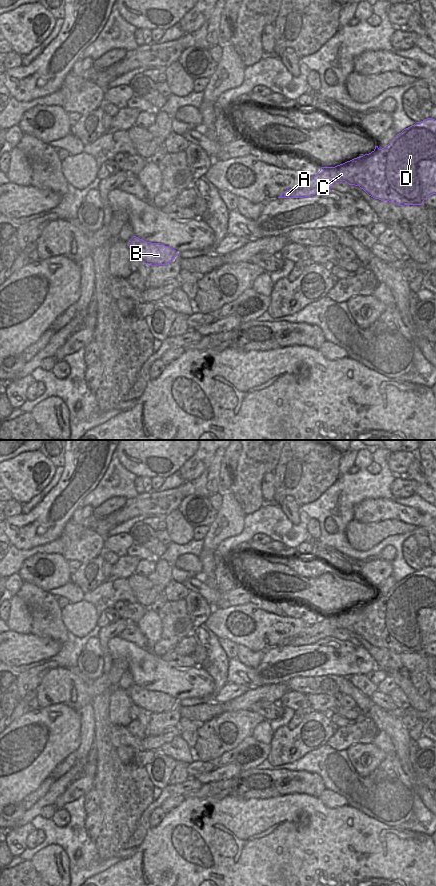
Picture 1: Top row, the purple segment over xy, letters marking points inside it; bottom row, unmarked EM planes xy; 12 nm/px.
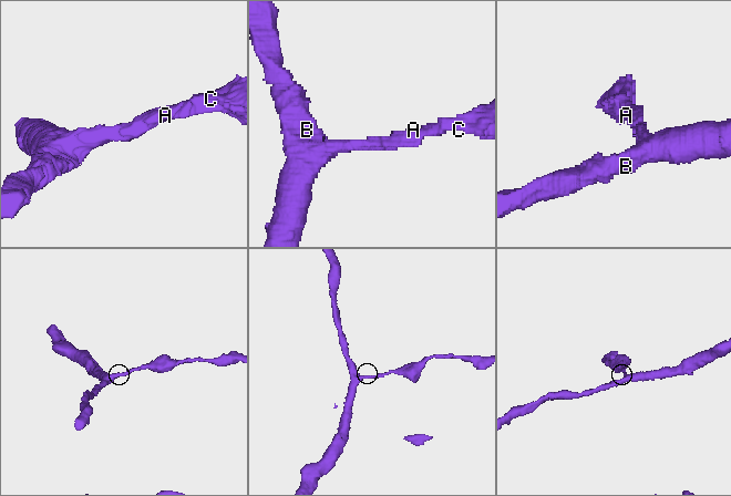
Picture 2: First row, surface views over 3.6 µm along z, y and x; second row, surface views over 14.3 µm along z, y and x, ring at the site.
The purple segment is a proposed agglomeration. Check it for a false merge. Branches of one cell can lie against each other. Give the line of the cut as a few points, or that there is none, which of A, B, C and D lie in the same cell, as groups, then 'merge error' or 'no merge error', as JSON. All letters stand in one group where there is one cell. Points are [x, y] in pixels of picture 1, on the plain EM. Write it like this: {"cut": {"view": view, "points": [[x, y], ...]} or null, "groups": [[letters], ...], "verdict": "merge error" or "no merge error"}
{"cut": null, "groups": [["A", "B", "C", "D"]], "verdict": "no merge error"}

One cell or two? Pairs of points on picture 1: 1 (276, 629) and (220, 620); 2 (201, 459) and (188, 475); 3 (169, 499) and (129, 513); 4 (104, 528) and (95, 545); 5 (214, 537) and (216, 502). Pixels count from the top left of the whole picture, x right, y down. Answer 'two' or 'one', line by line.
1: one
2: one
3: one
4: two
5: two

